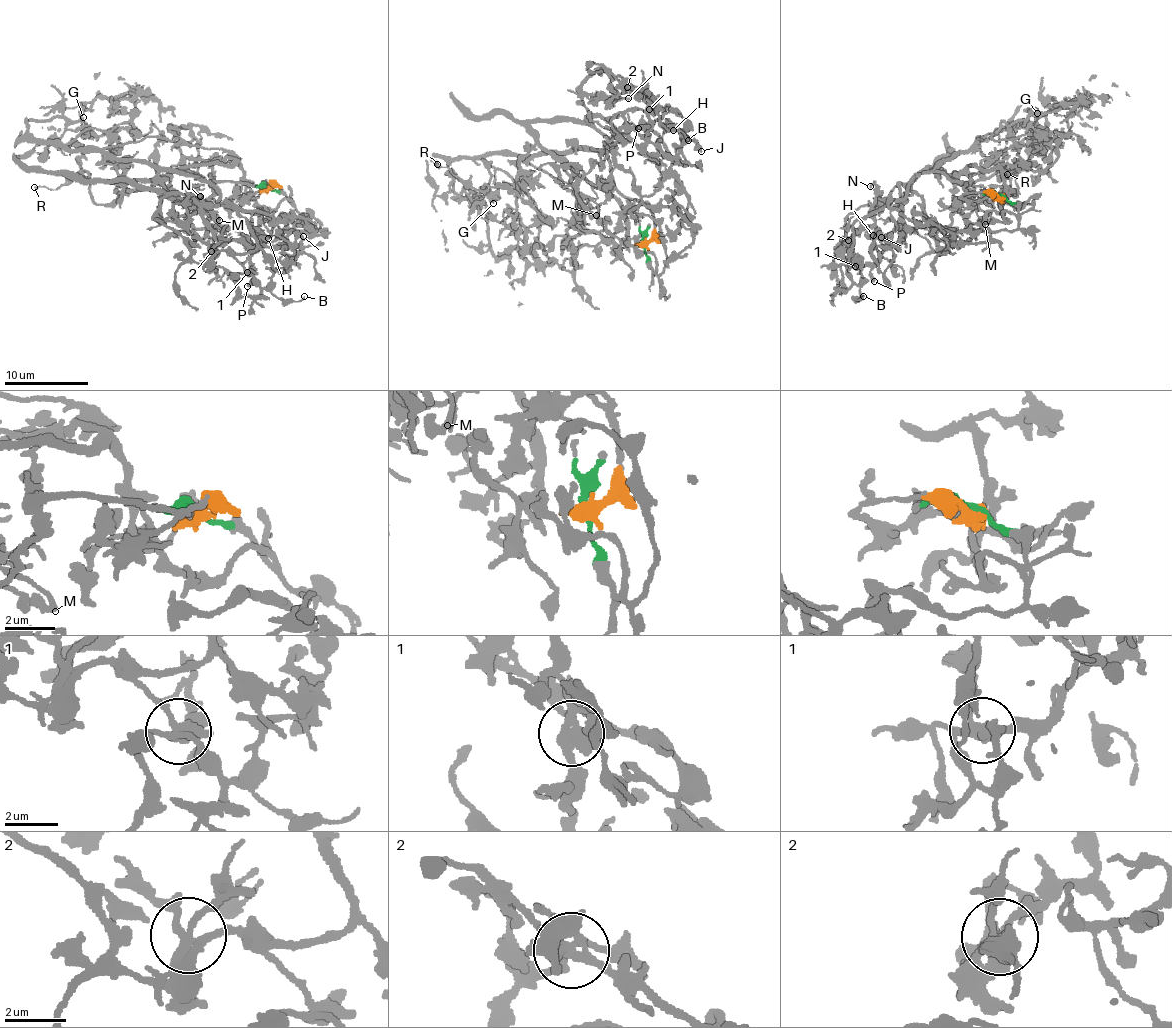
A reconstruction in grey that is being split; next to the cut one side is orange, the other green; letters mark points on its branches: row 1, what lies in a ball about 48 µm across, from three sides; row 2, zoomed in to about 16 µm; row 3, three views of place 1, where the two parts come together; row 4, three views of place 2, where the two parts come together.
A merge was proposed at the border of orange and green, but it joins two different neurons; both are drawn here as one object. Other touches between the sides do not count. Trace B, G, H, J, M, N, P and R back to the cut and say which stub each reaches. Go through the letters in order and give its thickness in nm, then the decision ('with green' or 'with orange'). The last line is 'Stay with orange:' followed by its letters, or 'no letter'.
B: 150 nm thick; with green
G: 130 nm thick; with orange
H: 200 nm thick; with green
J: 460 nm thick; with green
M: 220 nm thick; with green
N: 180 nm thick; with orange
P: 320 nm thick; with green
R: 130 nm thick; with green
Stay with orange: G, N

